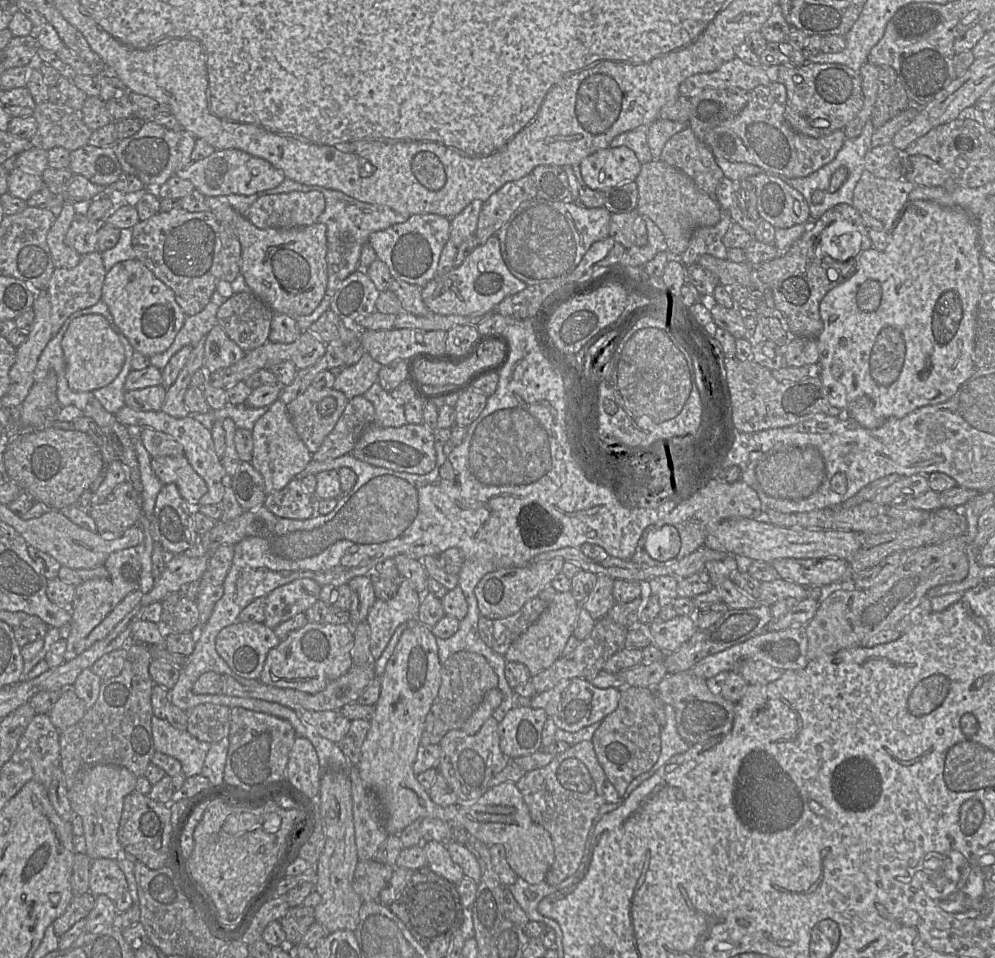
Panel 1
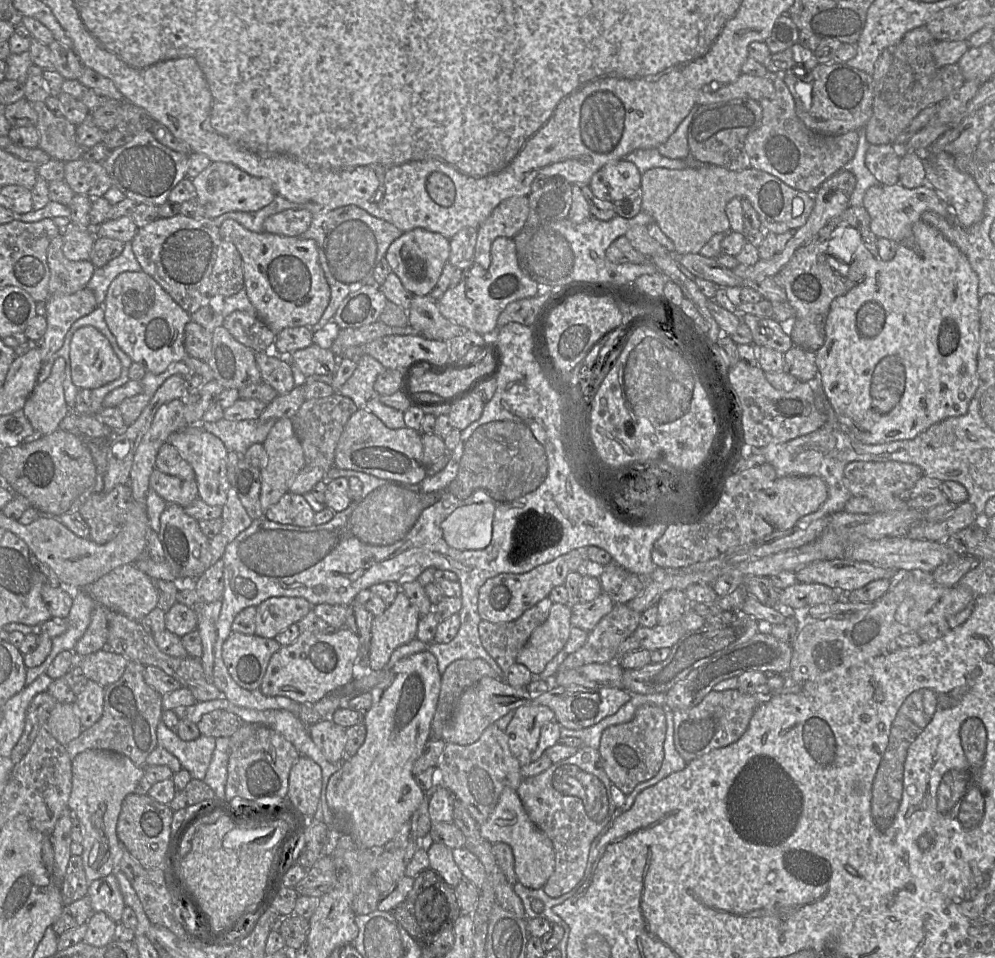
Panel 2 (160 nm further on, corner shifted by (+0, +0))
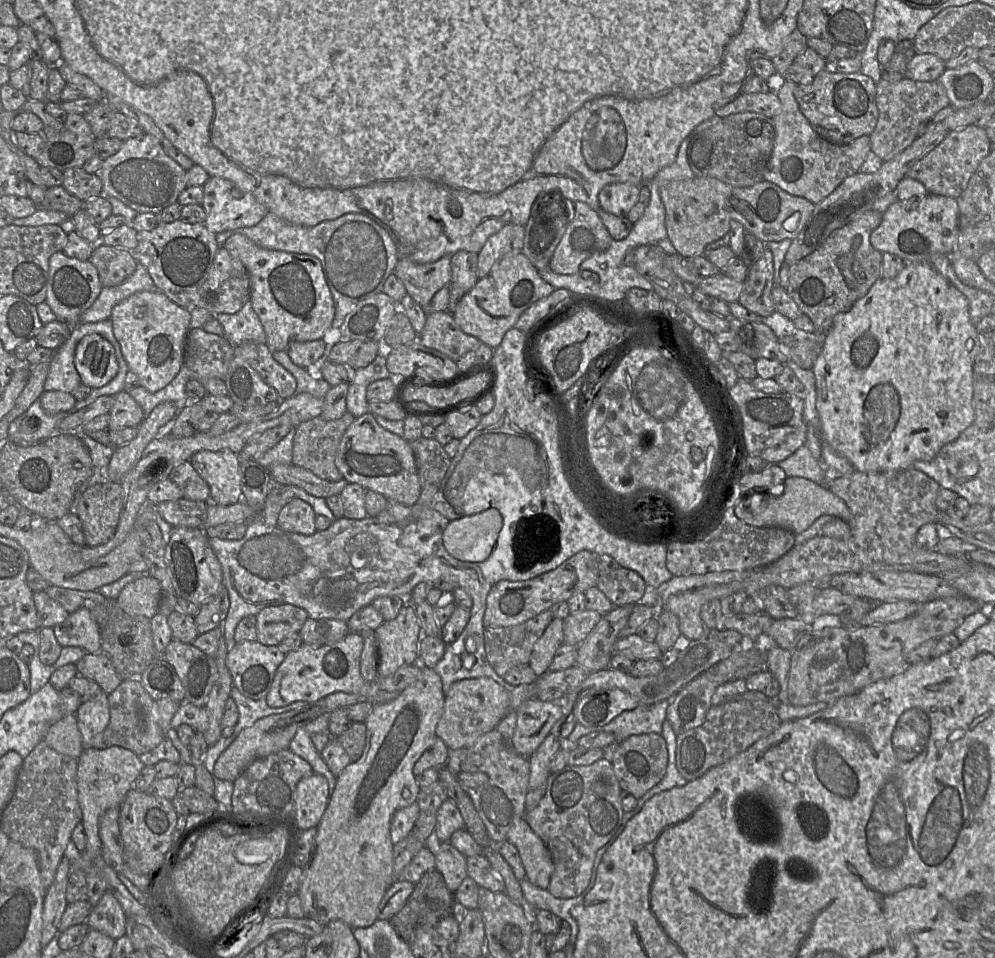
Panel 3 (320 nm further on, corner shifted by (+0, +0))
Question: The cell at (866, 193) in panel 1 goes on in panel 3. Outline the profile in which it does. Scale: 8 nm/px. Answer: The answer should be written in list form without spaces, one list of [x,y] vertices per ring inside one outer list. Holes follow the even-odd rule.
[[[927,194],[916,209],[907,209],[897,200],[883,213],[881,224],[871,233],[870,242],[878,251],[899,256],[905,263],[931,264],[935,254],[949,255],[957,247],[959,206],[955,198]]]

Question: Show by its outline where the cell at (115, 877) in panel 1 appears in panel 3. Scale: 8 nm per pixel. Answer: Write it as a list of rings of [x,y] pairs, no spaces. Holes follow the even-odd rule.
[[[107,890],[92,908],[87,924],[114,940],[126,935],[126,914],[111,891]]]

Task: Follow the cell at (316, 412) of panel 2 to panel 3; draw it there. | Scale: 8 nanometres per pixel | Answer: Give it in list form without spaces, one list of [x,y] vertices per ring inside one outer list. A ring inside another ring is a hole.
[[[346,411],[342,417],[336,420],[324,420],[318,416],[299,424],[295,427],[292,464],[307,469],[330,482],[342,480],[343,475],[335,464],[335,457],[340,440],[354,419],[355,417]]]

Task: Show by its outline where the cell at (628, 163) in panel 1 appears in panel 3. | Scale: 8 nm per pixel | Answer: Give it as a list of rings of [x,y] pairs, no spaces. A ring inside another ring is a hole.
[[[611,183],[598,195],[600,208],[617,215],[626,216],[639,199],[640,186],[631,183]]]

